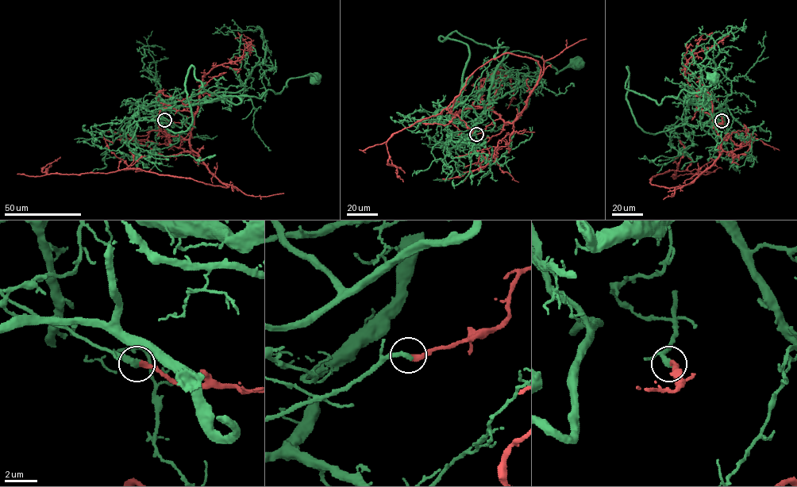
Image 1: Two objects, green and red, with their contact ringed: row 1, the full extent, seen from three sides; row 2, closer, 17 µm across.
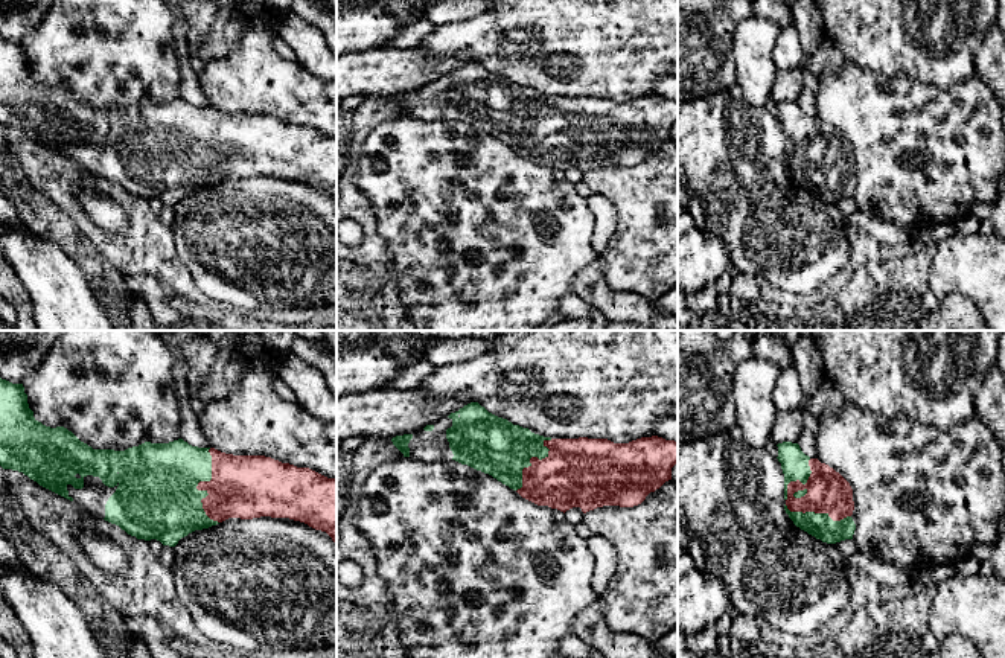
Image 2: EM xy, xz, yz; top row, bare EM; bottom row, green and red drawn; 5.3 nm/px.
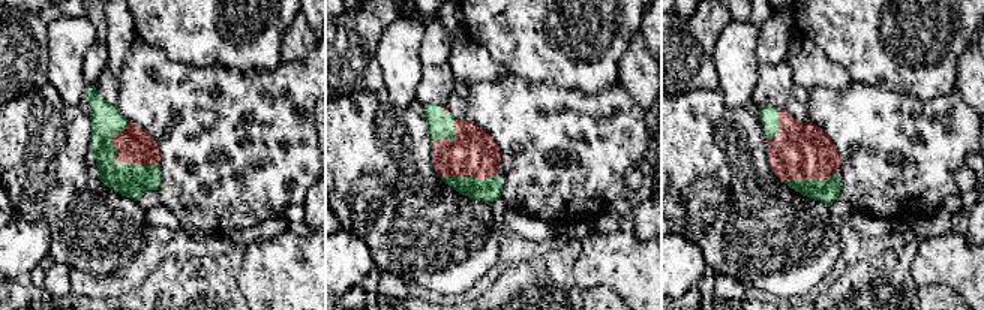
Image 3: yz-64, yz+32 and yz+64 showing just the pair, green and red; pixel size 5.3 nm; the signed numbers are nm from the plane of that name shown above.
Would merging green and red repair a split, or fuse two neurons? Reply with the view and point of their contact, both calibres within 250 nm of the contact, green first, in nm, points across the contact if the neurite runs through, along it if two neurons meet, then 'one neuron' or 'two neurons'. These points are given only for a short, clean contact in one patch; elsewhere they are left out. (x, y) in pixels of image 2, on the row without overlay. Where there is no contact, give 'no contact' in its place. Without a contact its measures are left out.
contact xy (197, 143); calibres 440 and 340 nm; two neurons

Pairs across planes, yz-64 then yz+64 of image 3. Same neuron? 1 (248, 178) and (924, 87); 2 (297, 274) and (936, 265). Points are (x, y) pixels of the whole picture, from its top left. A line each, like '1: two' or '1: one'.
1: two
2: one

